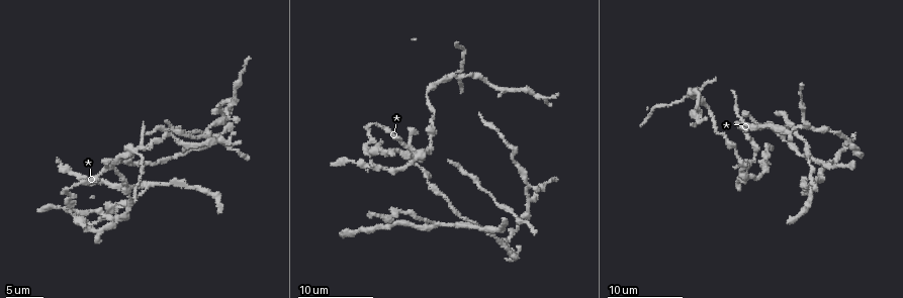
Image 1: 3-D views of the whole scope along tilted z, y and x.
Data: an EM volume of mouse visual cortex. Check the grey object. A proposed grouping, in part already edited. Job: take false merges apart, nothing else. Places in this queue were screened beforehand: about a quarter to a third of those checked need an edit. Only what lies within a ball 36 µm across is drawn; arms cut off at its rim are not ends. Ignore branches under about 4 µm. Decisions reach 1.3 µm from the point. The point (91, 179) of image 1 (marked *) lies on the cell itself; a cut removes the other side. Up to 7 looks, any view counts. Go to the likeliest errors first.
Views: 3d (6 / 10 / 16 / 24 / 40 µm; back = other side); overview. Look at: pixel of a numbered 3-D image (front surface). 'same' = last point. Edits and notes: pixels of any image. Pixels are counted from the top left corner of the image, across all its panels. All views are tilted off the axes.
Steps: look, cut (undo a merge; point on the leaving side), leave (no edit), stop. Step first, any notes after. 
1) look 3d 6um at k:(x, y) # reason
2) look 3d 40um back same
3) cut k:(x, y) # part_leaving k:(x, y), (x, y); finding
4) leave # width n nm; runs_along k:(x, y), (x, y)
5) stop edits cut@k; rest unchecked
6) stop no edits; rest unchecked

look 3d 6um at 1:(117, 219) # looks like a crossing

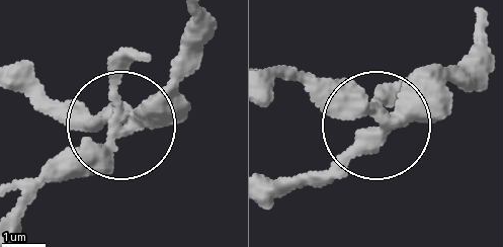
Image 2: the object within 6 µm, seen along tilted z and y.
leave # arms 4; runs_along 2:(18, 83), (117, 128), (18, 220); continuous, no second cell

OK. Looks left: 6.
look 3d 10um at 1:(453, 75) # arms part here

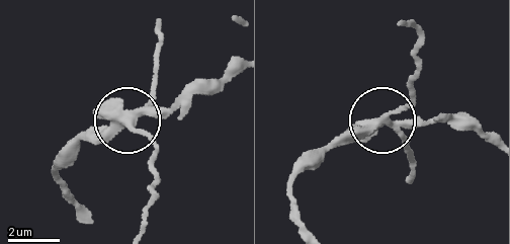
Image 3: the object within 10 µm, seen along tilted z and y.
cut 3:(150, 93) # width 270 nm; part_leaving 3:(125, 117), (147, 141), (158, 179), (143, 230); a second cell is stuck on

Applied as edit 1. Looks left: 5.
stop edits cut@3; rest unchecked

